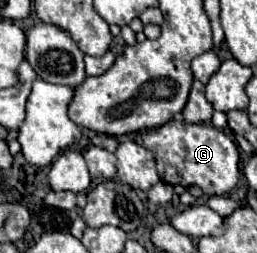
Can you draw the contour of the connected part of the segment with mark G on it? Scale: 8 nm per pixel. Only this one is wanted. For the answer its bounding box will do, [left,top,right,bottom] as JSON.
[142,119,240,195]

